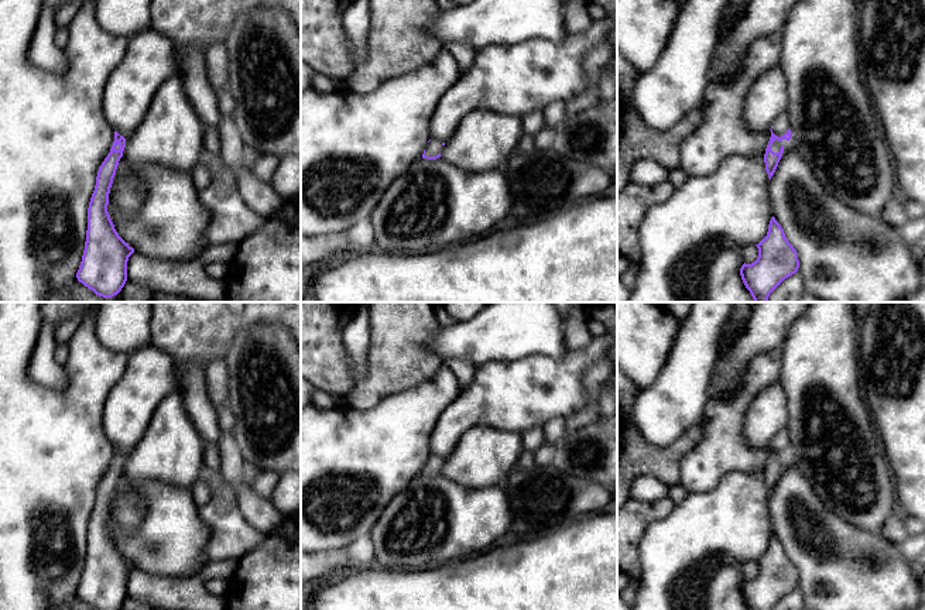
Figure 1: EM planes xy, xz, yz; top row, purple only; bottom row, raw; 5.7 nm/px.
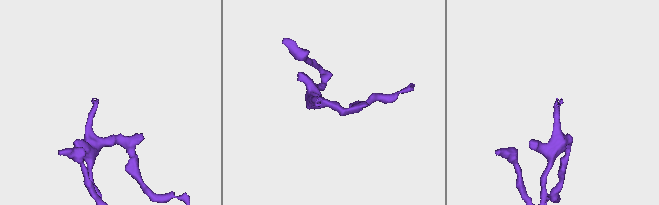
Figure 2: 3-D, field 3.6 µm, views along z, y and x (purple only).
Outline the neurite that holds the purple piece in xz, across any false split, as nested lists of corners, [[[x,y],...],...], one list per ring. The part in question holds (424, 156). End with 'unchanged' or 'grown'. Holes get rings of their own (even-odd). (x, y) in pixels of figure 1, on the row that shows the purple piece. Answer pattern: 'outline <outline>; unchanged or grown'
outline [[[431,138],[424,150],[422,158],[436,160],[441,157],[445,143]]]; grown

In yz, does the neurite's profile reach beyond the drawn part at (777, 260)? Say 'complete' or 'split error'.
complete

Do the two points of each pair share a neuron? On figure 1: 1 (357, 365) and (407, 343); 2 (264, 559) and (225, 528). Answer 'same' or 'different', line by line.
1: different
2: different

